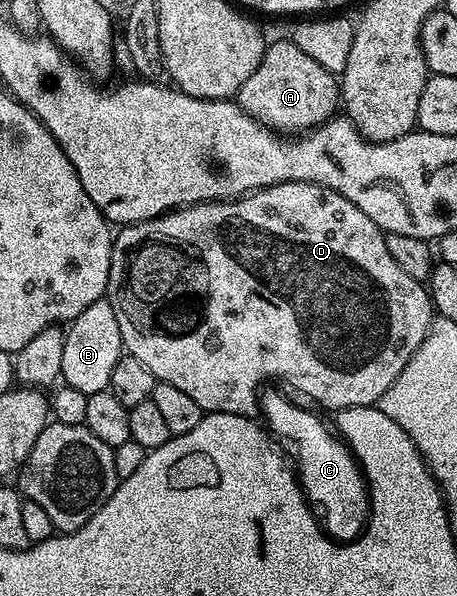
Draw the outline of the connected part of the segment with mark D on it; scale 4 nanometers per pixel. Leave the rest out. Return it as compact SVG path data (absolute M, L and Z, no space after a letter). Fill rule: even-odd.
M277 184L273 188L262 188L248 196L224 202L208 204L191 204L174 208L172 212L164 212L153 220L144 220L138 224L126 224L114 235L111 250L111 270L109 271L108 299L112 301L115 316L119 322L119 334L122 335L124 351L130 356L139 358L147 370L151 370L158 381L176 386L199 402L202 413L226 412L252 417L259 408L259 393L268 380L282 380L293 388L301 388L305 396L310 396L317 404L325 408L340 410L343 408L368 408L376 405L383 394L396 382L422 342L427 338L429 328L435 319L432 295L424 283L411 274L399 270L399 262L391 258L391 250L387 250L386 233L382 232L355 202L343 198L341 192L324 188L318 184ZM207 274L213 276L213 309L205 328L197 332L197 336L189 336L186 340L145 340L145 336L137 336L133 332L133 324L129 324L129 316L121 312L121 276L198 276Z

